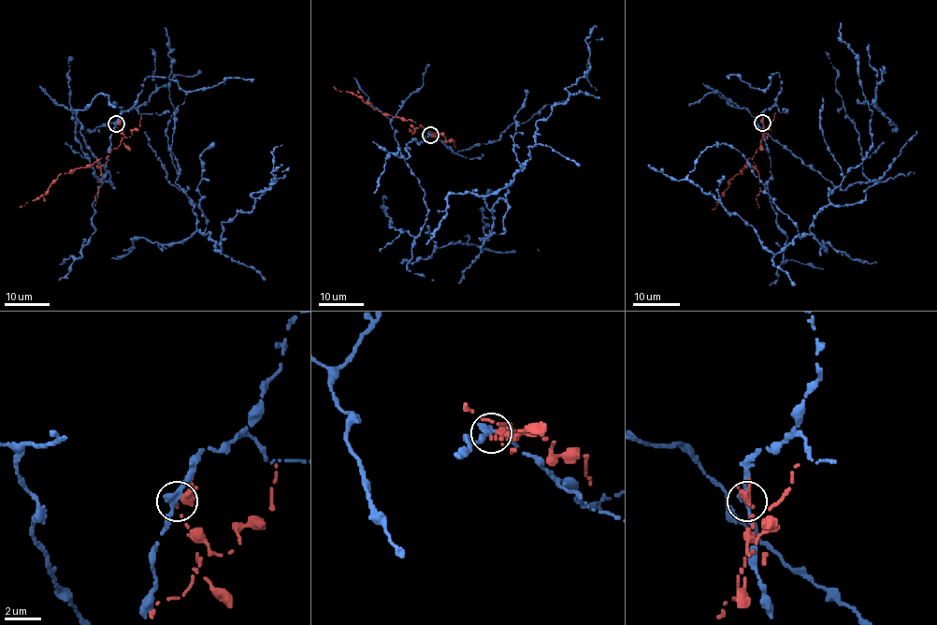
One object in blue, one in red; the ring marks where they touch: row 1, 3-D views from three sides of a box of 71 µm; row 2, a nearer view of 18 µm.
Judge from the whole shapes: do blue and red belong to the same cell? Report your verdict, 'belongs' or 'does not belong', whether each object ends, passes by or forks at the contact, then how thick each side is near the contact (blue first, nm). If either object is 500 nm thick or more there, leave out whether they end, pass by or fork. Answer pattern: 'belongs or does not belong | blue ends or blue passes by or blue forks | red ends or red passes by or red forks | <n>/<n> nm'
does not belong | blue passes by | red forks | 340/200 nm

